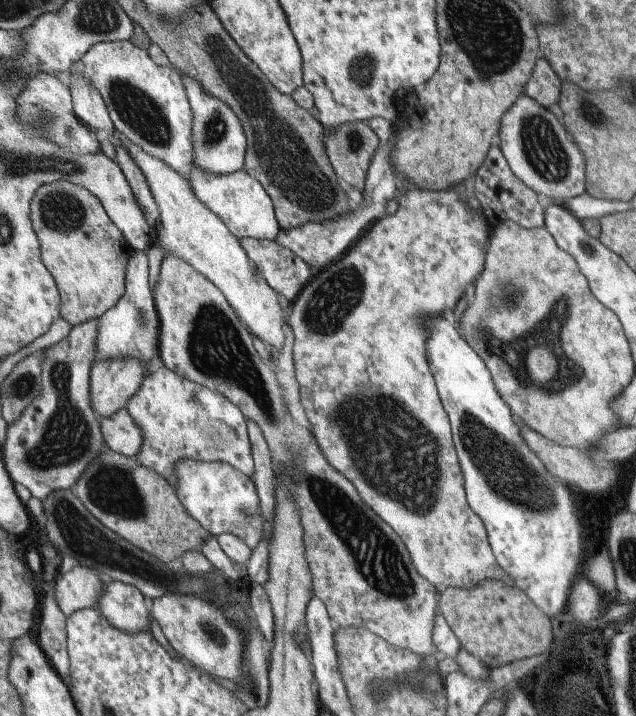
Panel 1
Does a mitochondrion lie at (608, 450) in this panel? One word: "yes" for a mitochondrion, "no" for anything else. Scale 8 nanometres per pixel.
no

